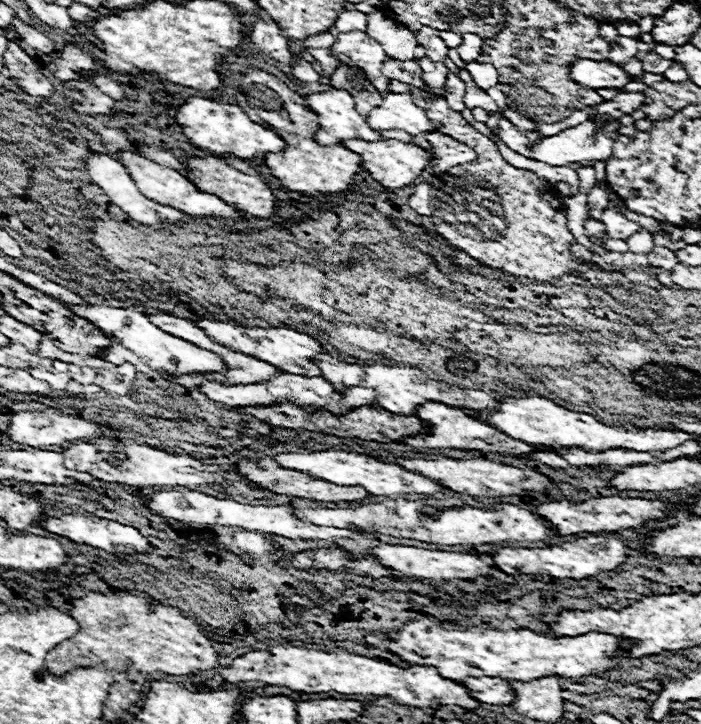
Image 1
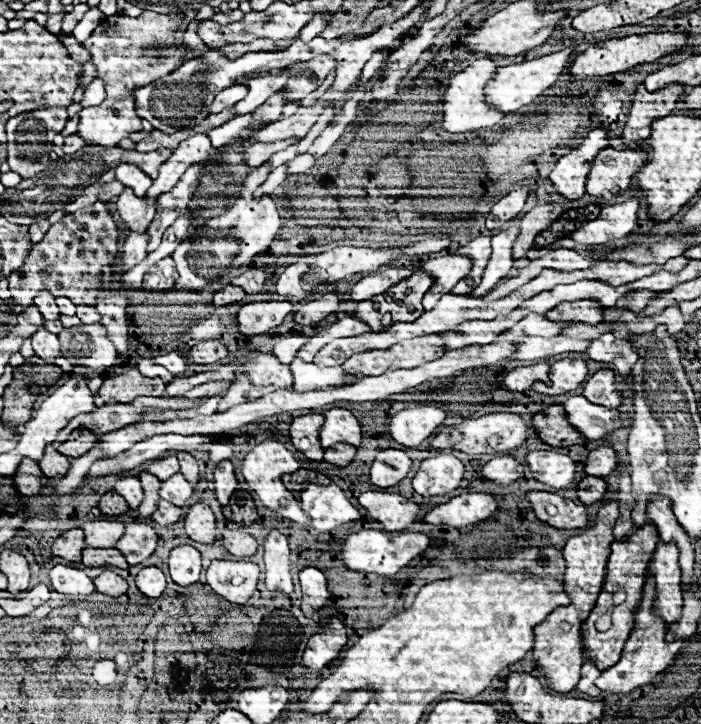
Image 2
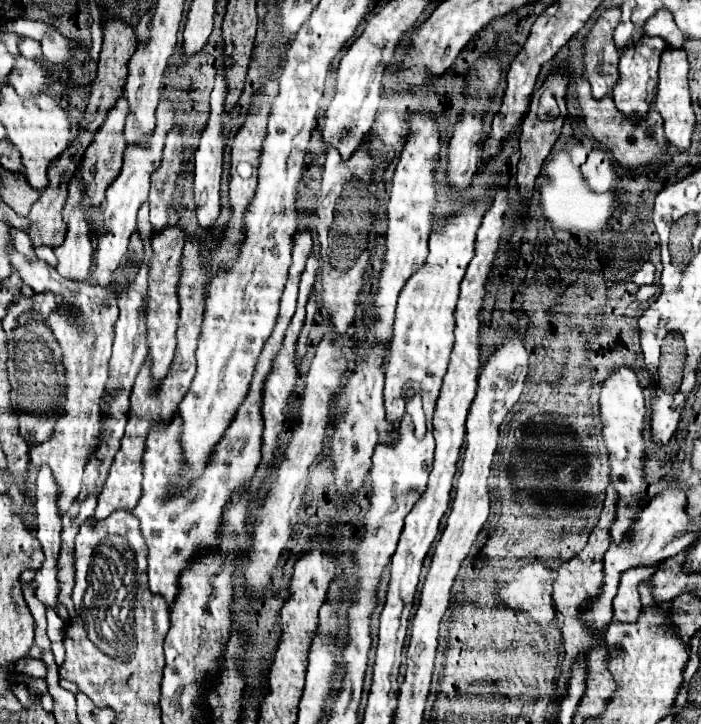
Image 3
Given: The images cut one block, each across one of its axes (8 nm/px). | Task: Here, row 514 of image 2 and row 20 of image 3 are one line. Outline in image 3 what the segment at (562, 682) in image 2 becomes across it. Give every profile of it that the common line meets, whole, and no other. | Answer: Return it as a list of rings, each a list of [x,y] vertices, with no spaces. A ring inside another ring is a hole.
[[[620,8],[604,10],[584,40],[584,68],[594,98],[602,98],[612,92],[618,82],[620,54],[612,40],[612,32],[618,22]]]

